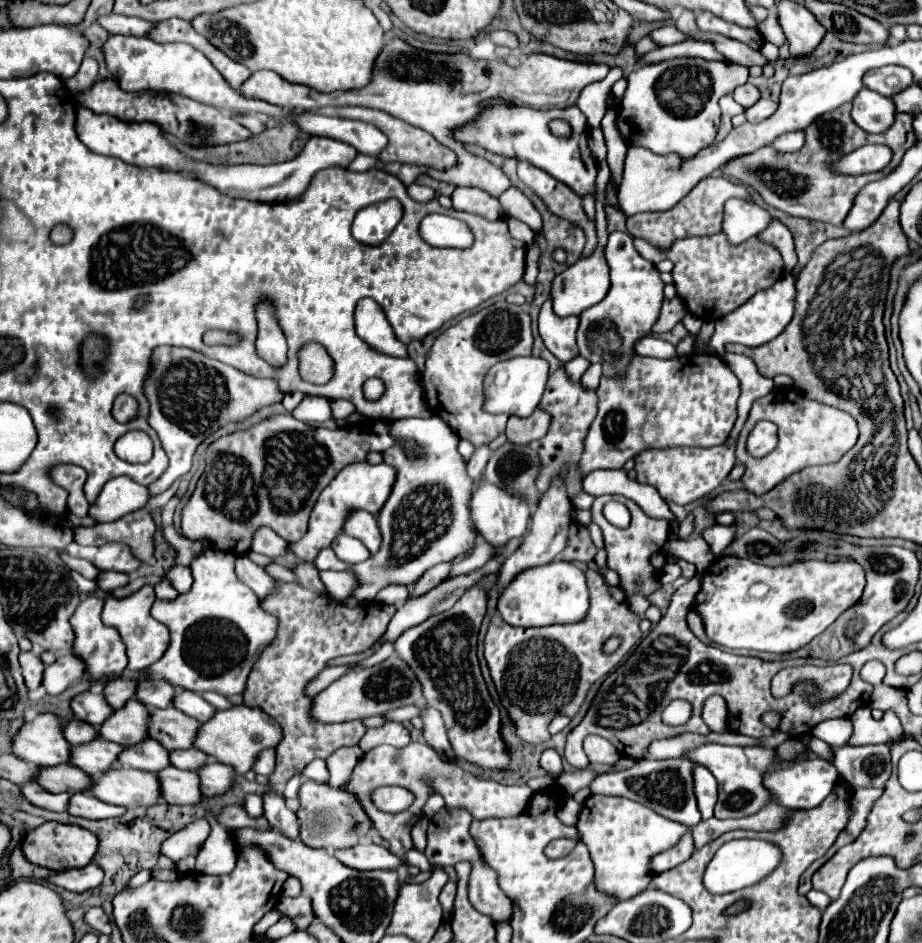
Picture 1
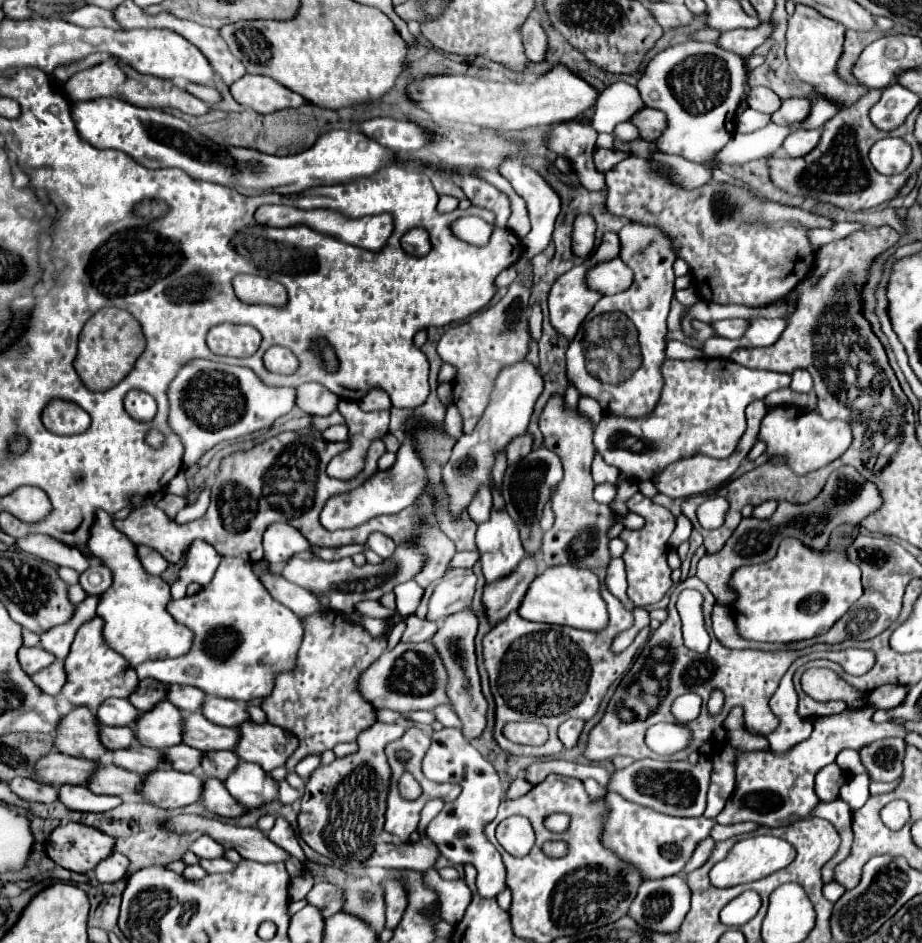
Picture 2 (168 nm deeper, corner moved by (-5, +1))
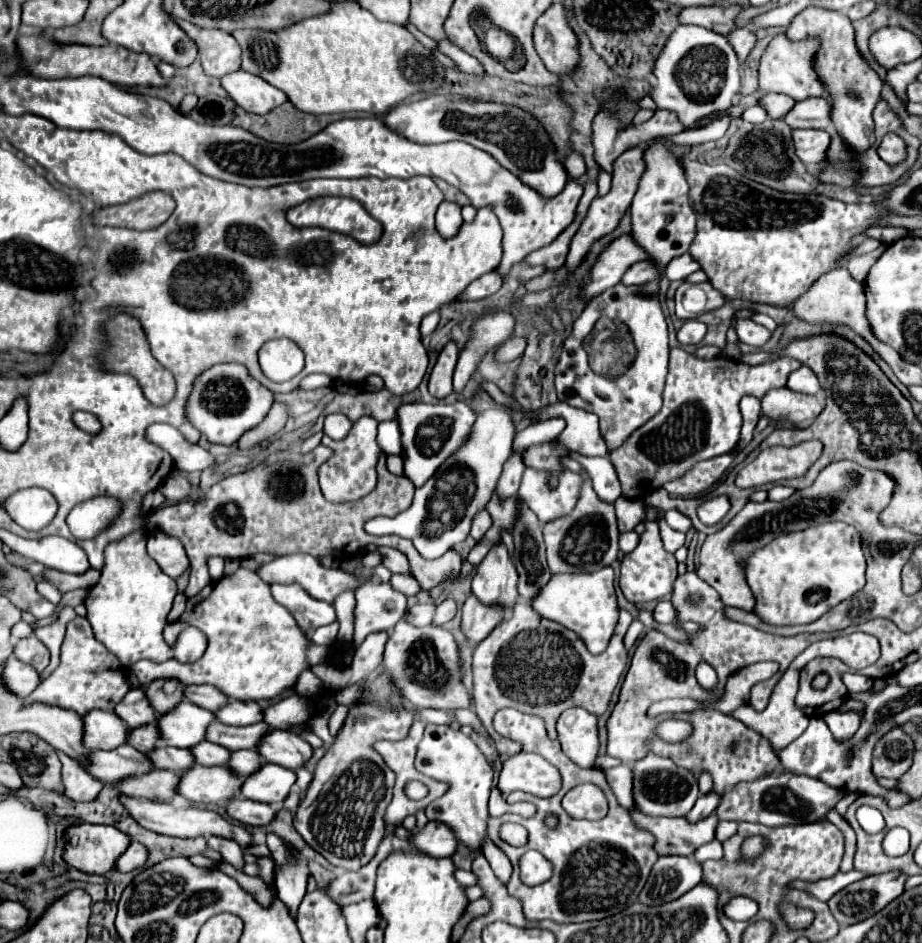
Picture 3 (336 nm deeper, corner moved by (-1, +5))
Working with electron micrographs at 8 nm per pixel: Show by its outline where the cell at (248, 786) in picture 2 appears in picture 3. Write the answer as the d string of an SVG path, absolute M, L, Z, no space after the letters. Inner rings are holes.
M261 763L255 773L245 777L241 785L241 795L259 803L283 803L293 783L295 773L291 769L273 763Z

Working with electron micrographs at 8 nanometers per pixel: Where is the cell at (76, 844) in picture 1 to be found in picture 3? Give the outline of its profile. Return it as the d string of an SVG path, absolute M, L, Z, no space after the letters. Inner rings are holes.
M77 823L65 829L65 837L69 841L63 859L83 873L103 875L111 871L117 857L129 847L129 837L109 825Z

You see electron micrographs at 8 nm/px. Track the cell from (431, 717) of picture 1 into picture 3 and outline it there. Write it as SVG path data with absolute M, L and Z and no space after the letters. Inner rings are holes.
M427 725L425 737L419 743L415 769L431 779L449 783L449 791L433 801L425 815L429 821L439 821L451 829L459 845L467 847L471 853L483 853L485 829L487 829L487 799L493 785L493 769L479 747L461 731L453 731L447 725Z

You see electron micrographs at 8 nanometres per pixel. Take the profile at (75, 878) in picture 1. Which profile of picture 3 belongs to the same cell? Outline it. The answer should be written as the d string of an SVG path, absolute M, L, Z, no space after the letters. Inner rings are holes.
M131 841L127 851L117 859L115 869L117 871L133 871L133 869L141 867L145 861L147 861L147 849L141 843Z

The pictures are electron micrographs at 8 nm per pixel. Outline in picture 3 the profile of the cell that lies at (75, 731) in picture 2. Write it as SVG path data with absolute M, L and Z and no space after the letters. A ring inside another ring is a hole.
M89 711L83 715L83 745L85 747L119 747L125 743L129 727L107 711Z

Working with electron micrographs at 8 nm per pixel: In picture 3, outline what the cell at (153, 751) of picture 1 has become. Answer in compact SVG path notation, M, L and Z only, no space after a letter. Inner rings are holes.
M201 741L189 751L197 765L225 765L225 761L229 761L229 749L209 741Z

